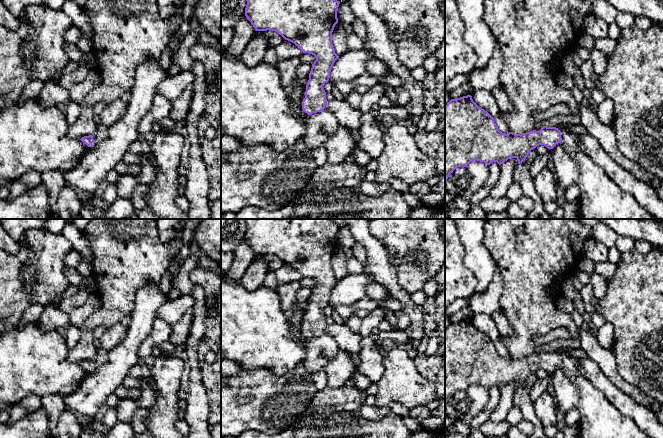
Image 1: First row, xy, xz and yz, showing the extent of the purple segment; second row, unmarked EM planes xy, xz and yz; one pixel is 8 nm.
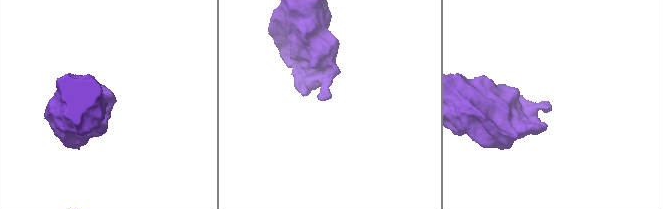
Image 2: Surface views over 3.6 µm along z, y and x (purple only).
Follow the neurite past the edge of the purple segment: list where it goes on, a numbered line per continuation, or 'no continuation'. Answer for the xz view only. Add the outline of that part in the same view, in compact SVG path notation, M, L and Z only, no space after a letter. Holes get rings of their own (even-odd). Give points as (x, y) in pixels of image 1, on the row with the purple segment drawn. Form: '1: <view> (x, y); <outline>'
1: xz (319, 126); M329 111L310 114L306 120L305 143L309 149L325 146L328 138L338 127L337 119Z

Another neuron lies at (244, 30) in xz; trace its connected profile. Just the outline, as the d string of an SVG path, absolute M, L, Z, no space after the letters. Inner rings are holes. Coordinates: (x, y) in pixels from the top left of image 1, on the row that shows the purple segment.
M244 15L235 25L232 41L226 49L229 56L233 58L240 57L244 48L255 33L255 28Z

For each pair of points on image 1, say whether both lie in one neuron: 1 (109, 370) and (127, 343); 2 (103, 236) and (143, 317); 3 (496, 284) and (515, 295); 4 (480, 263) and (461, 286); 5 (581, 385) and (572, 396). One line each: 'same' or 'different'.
1: same
2: different
3: different
4: different
5: different

